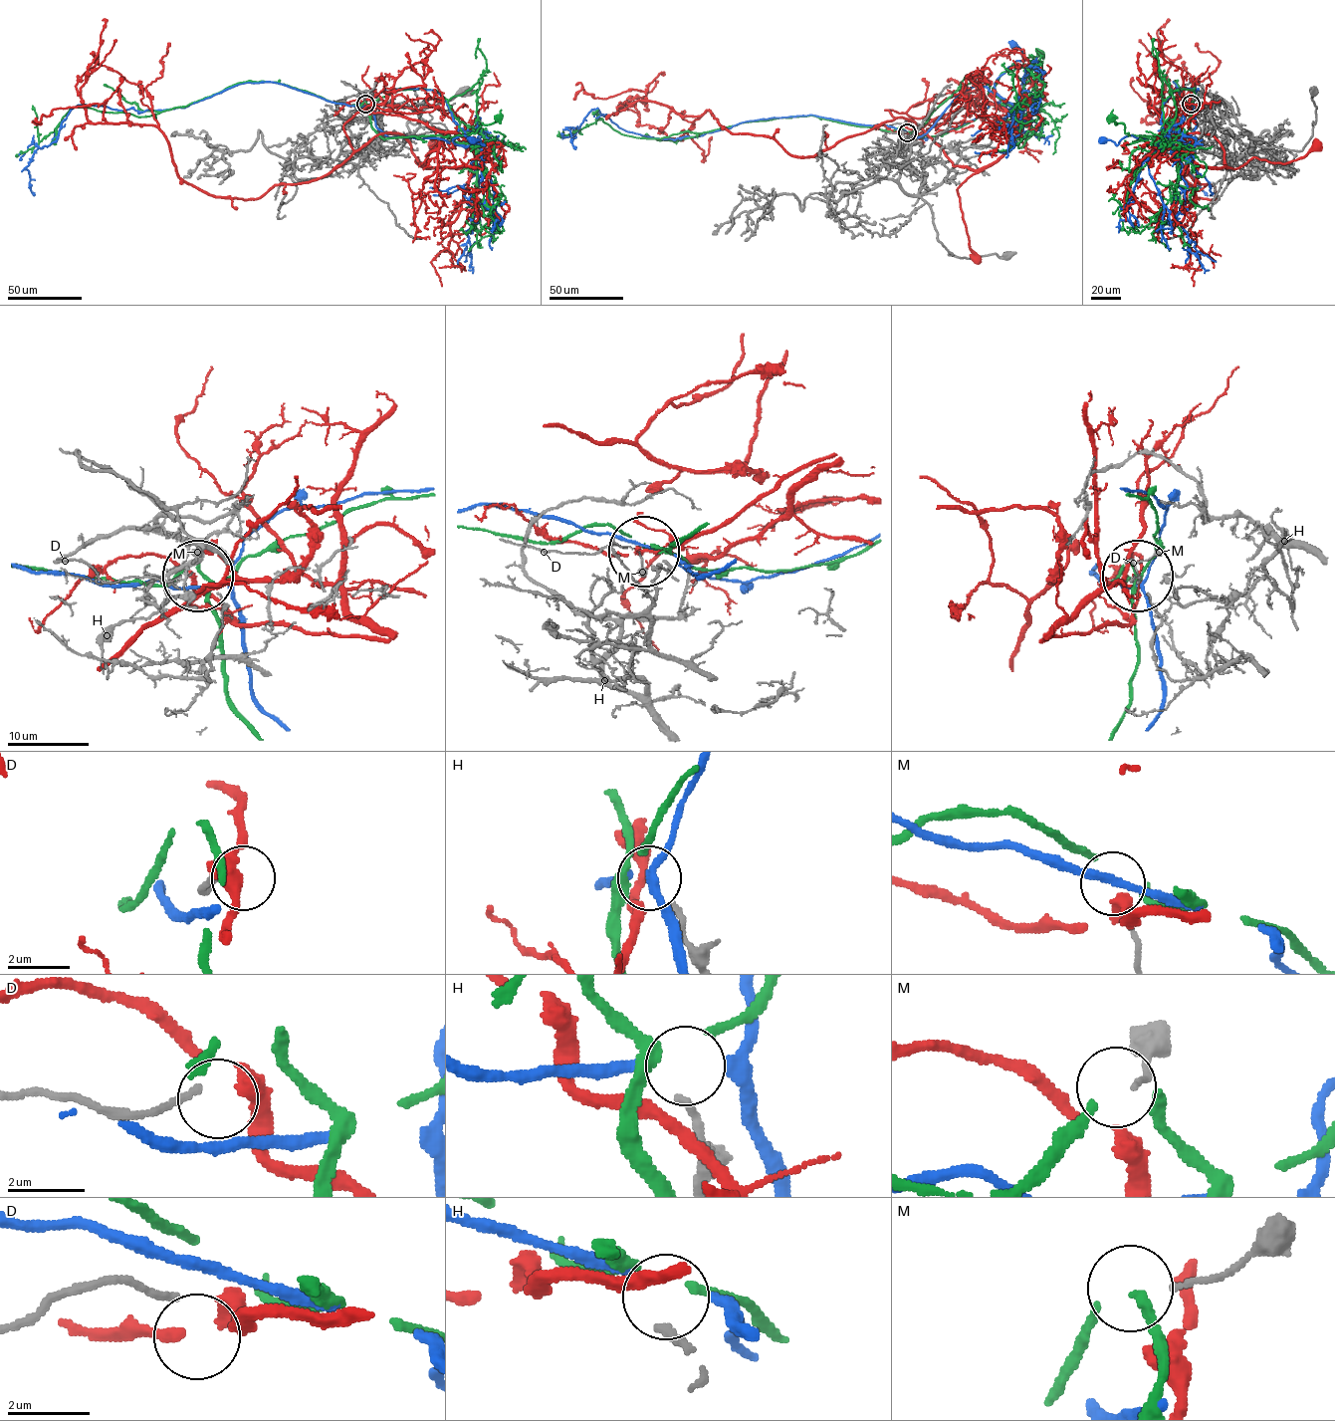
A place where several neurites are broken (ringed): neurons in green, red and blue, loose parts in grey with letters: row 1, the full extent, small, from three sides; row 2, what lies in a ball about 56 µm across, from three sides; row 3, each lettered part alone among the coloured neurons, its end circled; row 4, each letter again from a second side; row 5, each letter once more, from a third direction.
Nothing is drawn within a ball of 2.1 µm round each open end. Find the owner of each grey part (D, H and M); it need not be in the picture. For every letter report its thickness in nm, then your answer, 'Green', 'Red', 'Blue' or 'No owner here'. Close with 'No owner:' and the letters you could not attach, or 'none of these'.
D: Thickness 170 nm. No owner here
H: Thickness 200 nm. No owner here
M: Thickness 130 nm. Green
No owner: D, H

